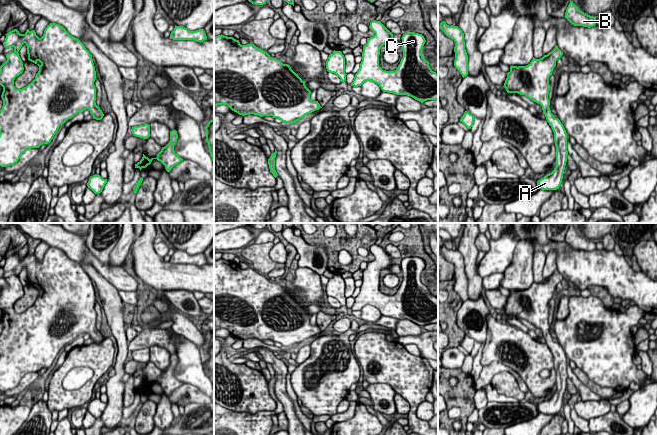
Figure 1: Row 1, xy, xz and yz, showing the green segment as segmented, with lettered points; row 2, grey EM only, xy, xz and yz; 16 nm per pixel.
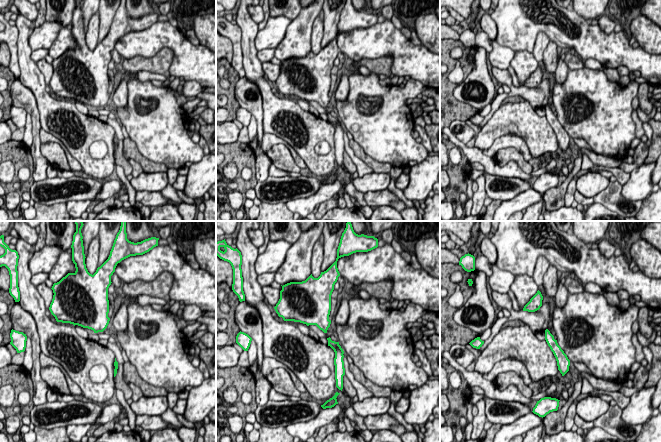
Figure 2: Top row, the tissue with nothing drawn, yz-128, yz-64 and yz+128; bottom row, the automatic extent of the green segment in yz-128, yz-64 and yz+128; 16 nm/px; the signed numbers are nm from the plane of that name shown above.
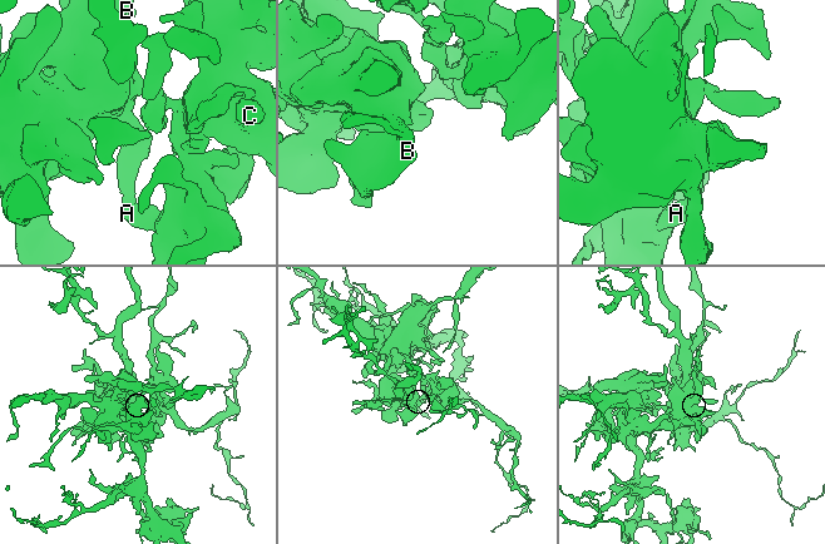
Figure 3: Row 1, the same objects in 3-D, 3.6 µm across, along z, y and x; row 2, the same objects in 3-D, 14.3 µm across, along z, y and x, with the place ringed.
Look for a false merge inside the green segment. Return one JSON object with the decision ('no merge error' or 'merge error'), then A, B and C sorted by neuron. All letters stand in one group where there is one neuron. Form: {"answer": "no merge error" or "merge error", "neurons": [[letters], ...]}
{"answer": "no merge error", "neurons": [["A", "B", "C"]]}

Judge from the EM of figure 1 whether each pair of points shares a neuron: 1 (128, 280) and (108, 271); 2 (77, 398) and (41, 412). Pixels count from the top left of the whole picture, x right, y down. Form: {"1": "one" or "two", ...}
{"1": "one", "2": "two"}

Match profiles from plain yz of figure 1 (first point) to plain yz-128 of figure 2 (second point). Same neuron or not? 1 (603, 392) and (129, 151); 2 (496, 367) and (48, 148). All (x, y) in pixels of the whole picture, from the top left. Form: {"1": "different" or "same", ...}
{"1": "same", "2": "different"}

